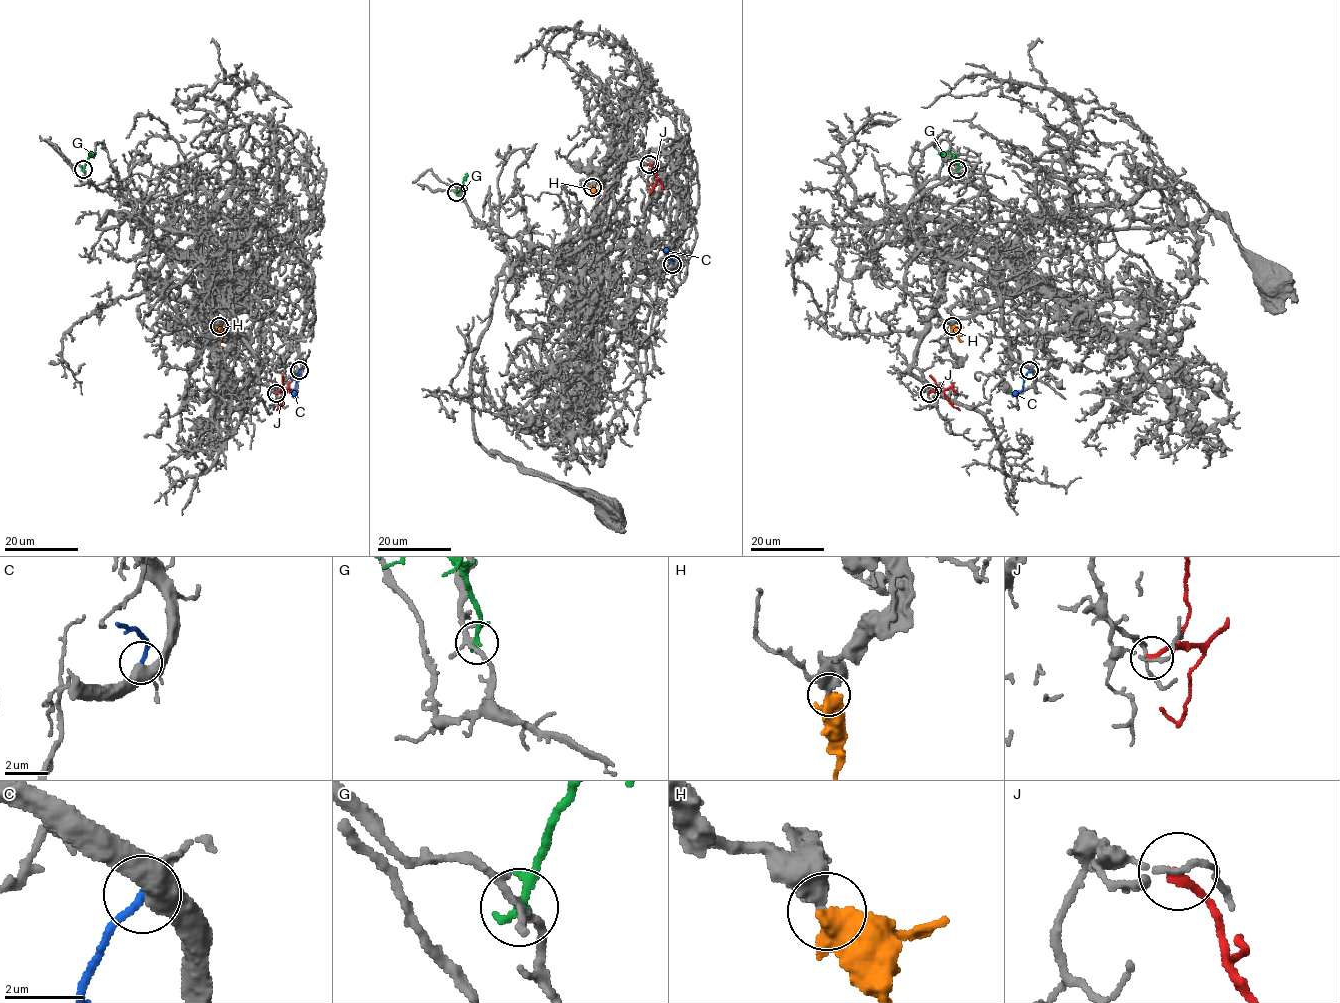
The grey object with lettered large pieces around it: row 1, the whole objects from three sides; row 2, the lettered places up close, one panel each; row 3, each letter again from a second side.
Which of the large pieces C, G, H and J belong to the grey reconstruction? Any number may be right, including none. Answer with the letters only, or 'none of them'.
H

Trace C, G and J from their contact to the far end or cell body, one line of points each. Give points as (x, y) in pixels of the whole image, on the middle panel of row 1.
C: (672, 265), (667, 247)
G: (456, 192), (467, 173)
J: (649, 164), (658, 177), (649, 195)

